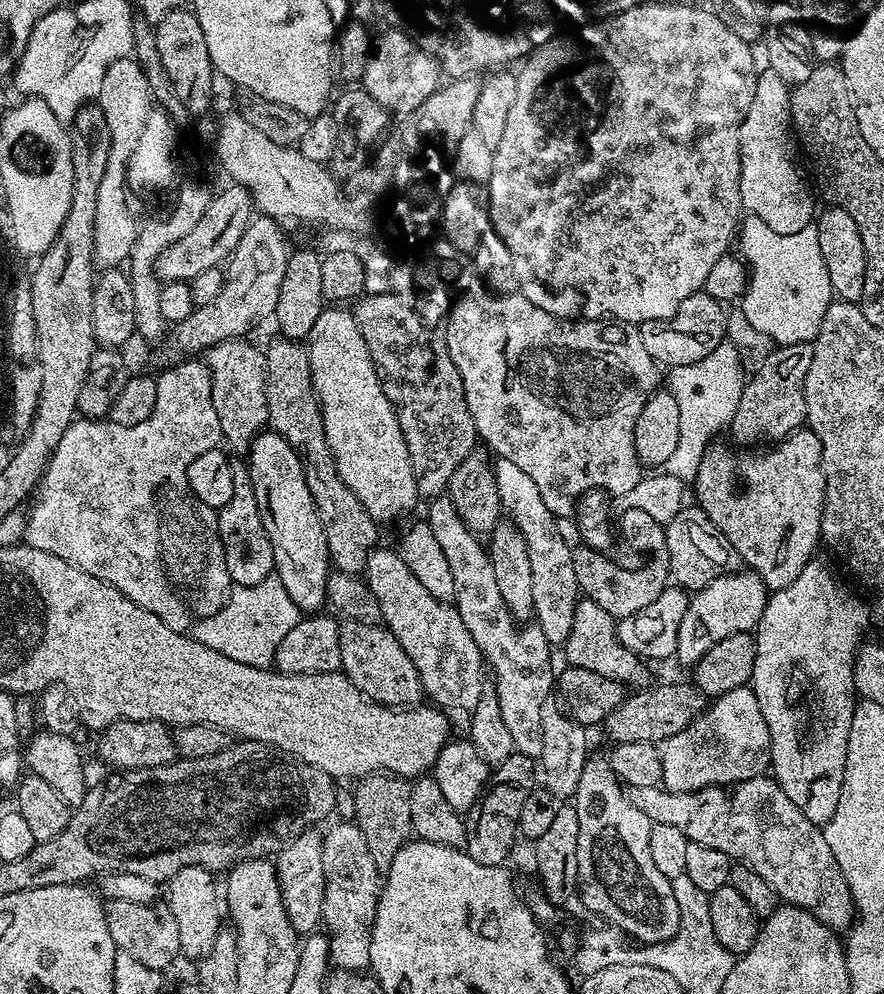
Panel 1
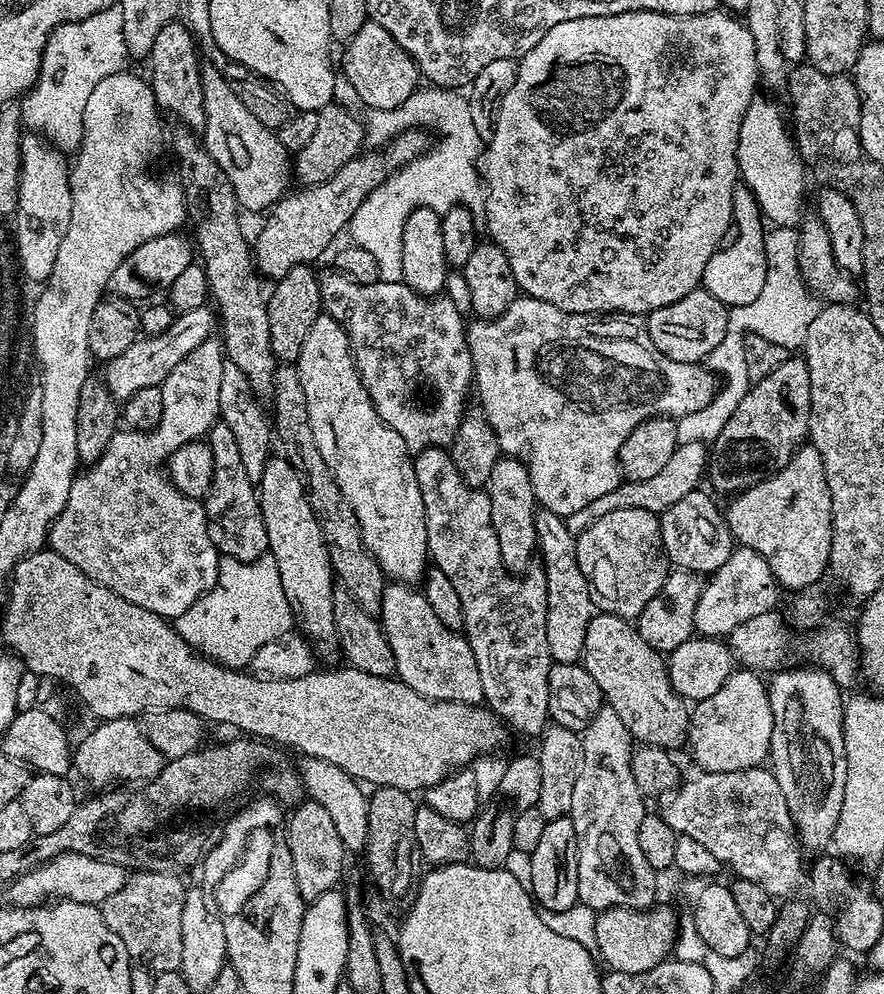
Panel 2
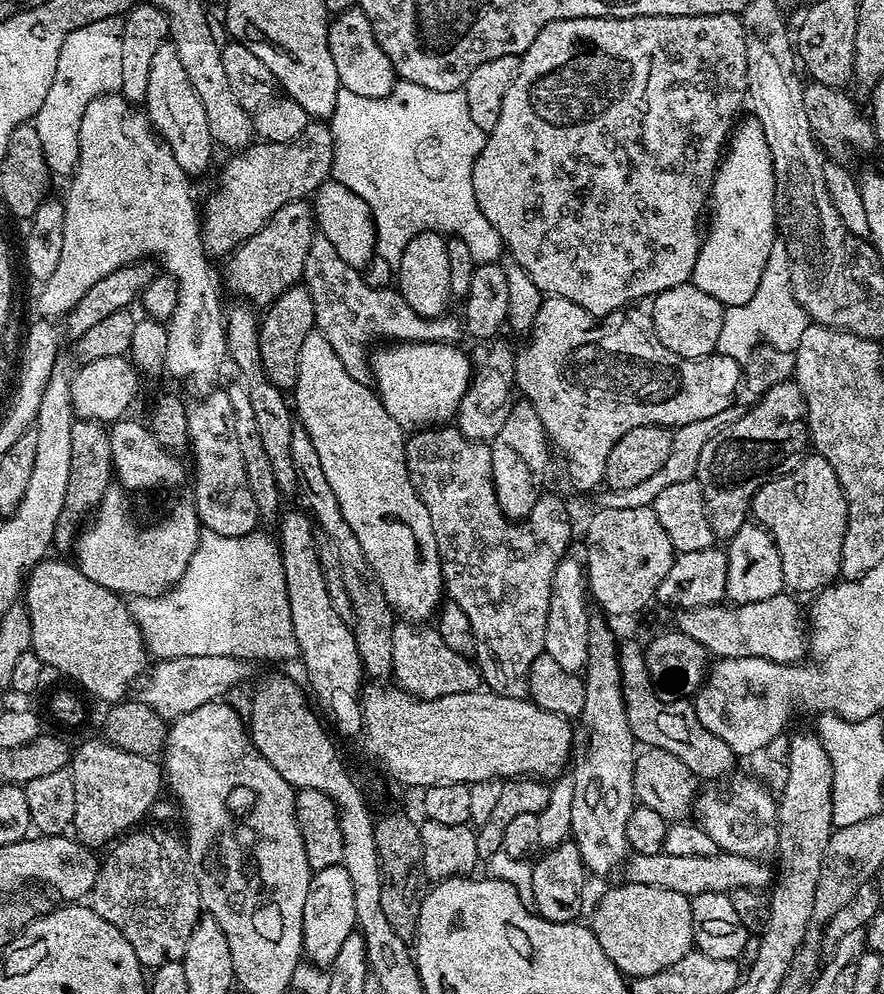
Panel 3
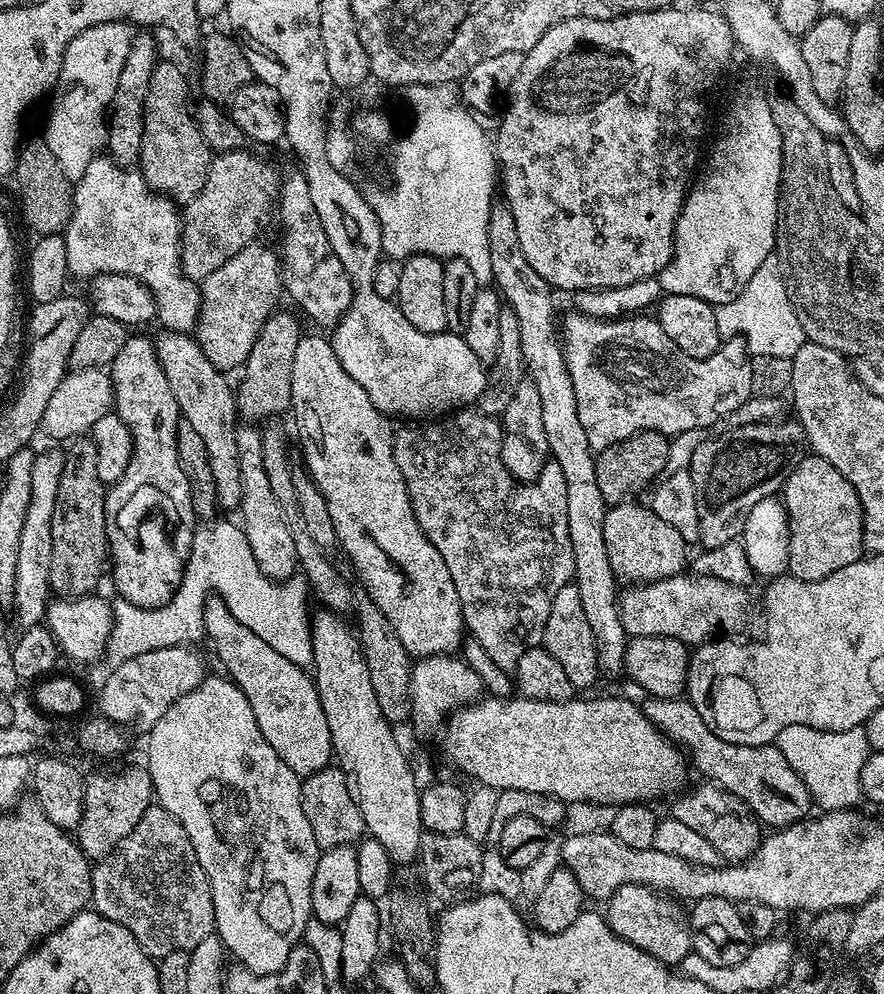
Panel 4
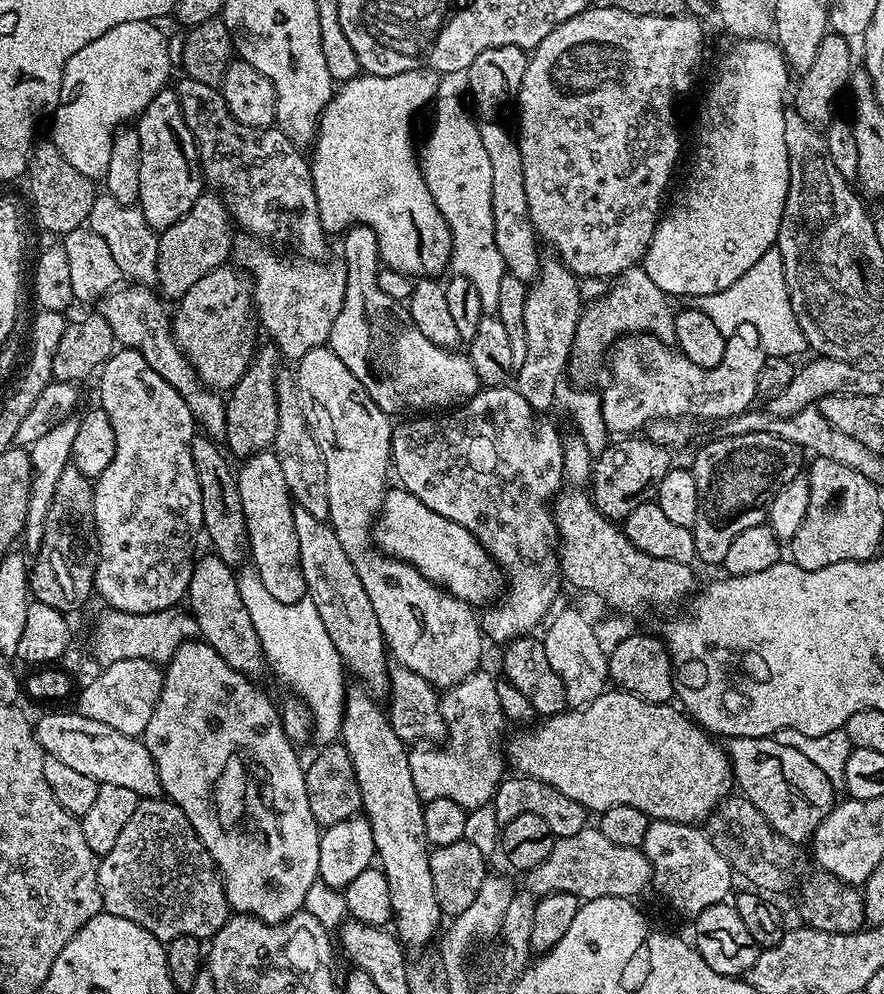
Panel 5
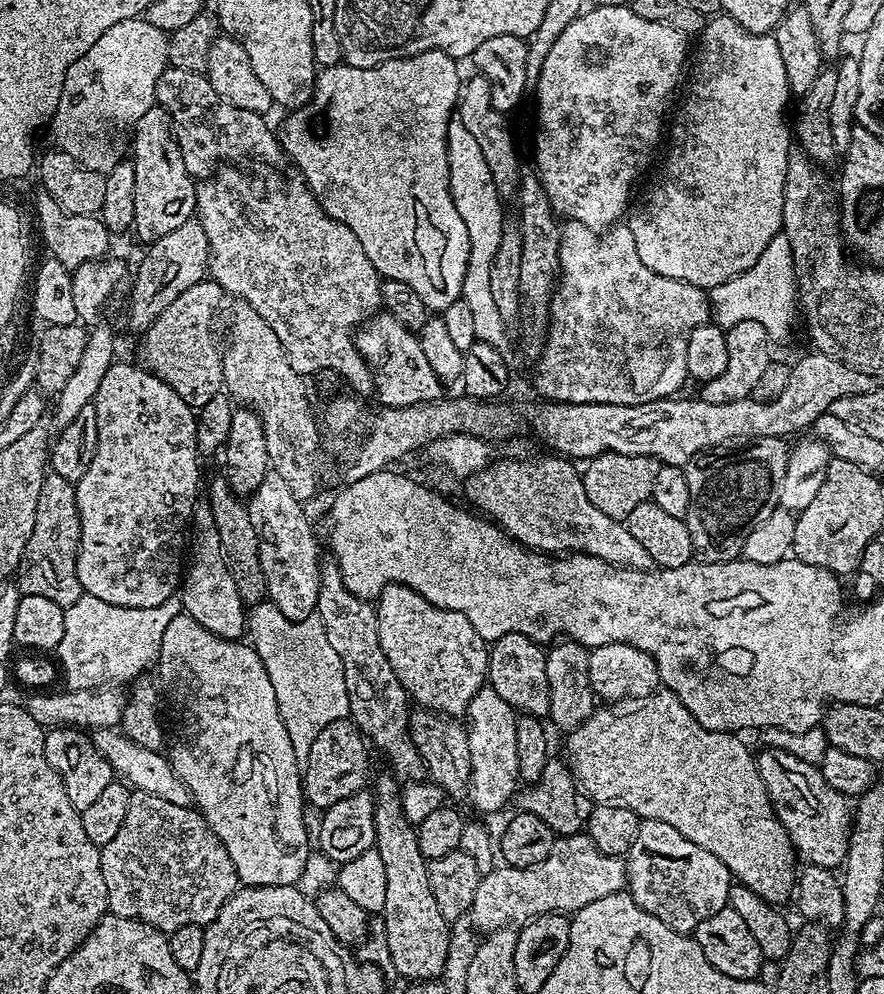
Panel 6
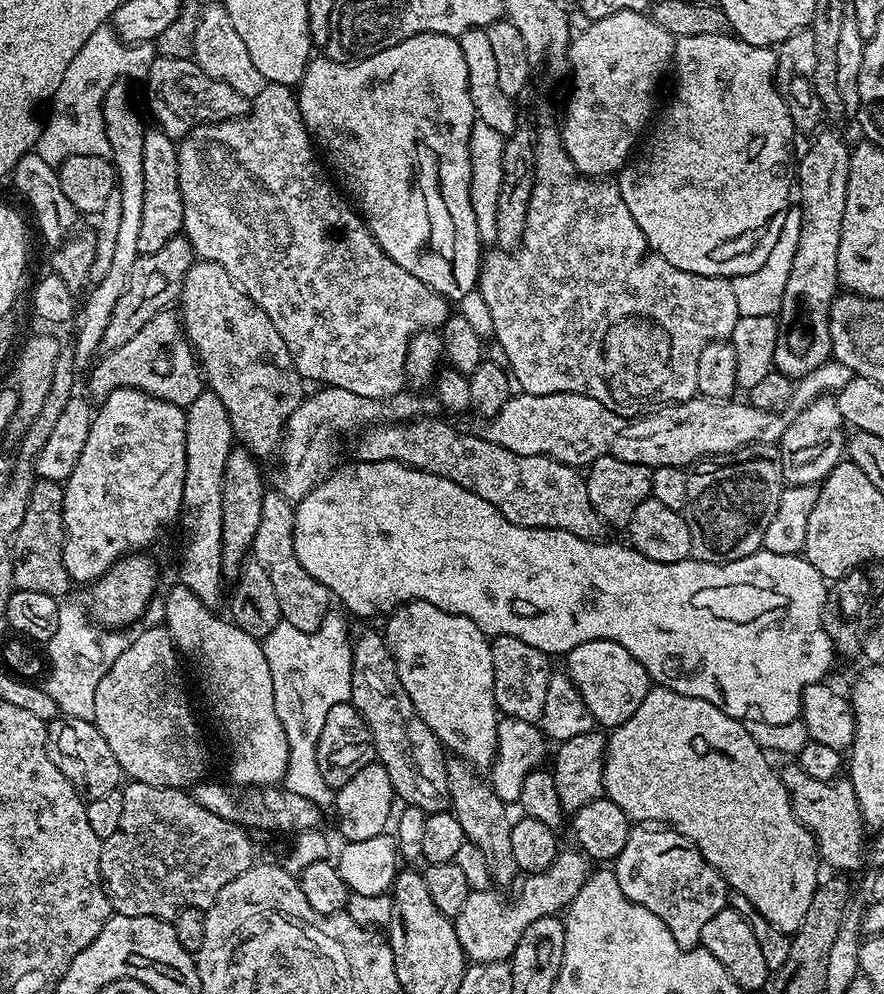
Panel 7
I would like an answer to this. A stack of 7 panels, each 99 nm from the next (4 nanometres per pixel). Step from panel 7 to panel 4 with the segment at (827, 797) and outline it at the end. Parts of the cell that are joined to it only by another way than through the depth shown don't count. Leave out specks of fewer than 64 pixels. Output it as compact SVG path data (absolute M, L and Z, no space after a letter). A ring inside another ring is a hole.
M648 698L642 707L650 723L660 732L668 735L669 740L677 748L686 753L691 767L701 772L705 781L718 784L730 794L738 797L746 804L757 821L762 825L769 824L769 829L779 830L798 824L809 815L808 787L806 782L786 762L786 758L775 743L762 746L742 746L734 742L726 742L702 722L702 714L694 710L687 702L669 702Z

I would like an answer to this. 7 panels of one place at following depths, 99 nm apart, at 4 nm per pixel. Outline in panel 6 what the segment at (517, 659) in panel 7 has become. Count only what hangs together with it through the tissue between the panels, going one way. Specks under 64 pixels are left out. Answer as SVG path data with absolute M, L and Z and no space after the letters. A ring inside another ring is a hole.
M506 634L491 641L488 650L487 683L516 713L547 717L550 710L550 682L546 678L546 652L526 634Z

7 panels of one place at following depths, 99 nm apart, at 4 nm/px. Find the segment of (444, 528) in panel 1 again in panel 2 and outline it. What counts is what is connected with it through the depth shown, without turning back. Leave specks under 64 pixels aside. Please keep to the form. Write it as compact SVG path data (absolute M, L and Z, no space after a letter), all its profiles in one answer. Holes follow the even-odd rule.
M427 448L421 452L415 453L414 463L416 465L416 477L418 478L418 490L422 490L422 502L424 503L424 521L426 522L426 534L428 535L428 554L431 563L442 570L442 574L446 574L446 578L450 578L450 582L454 582L454 586L458 590L458 598L462 598L462 614L464 620L464 635L474 651L474 658L478 665L478 672L481 675L483 701L485 705L512 729L526 736L539 737L544 728L547 727L549 721L549 670L554 663L550 654L550 646L546 637L546 574L543 567L532 566L528 568L523 575L513 575L504 568L502 556L499 554L498 535L494 532L494 526L491 525L490 516L490 498L487 491L472 488L456 473L456 467L452 464L449 453L443 448Z

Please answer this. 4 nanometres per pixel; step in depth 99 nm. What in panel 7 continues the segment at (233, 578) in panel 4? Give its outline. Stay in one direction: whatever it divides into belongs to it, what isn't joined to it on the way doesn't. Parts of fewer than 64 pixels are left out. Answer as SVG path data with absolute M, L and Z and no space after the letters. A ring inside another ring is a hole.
M332 610L318 630L307 632L281 622L262 643L266 662L270 662L270 678L274 678L274 706L288 743L288 769L283 787L302 794L302 798L314 802L321 810L331 809L334 792L318 770L316 743L330 706L349 703L352 698L352 640L348 636L348 624Z

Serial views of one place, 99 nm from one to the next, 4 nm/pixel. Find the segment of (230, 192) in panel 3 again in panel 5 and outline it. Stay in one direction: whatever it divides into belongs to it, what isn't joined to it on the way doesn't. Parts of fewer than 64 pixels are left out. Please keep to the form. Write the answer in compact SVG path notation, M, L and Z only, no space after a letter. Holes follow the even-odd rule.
M200 195L184 217L174 222L174 226L159 233L156 284L159 295L164 298L169 296L172 302L179 301L180 297L186 294L186 290L190 290L190 286L198 282L198 278L210 274L210 270L221 267L229 259L232 251L234 224L230 219L230 213L219 195L208 195Z

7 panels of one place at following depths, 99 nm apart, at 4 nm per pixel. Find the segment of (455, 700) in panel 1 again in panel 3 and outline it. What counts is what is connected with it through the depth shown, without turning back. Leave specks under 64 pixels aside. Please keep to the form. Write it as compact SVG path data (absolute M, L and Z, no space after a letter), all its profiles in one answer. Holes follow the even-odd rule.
M412 622L397 623L394 630L392 676L405 692L422 700L433 700L446 694L474 692L481 687L480 669L469 657L454 654L438 635L435 627L417 626Z

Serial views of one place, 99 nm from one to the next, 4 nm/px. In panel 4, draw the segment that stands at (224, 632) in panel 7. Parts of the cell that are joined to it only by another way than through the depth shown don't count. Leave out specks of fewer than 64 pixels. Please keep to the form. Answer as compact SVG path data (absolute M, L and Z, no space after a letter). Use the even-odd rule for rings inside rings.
M209 675L196 689L190 690L184 696L180 696L155 724L151 725L148 736L148 761L146 767L152 779L152 790L159 807L165 808L170 814L178 818L178 822L186 830L190 842L194 846L194 854L210 882L210 890L214 898L214 918L216 919L215 935L219 936L225 949L230 953L239 967L250 970L256 976L272 976L276 972L282 972L289 967L293 959L292 947L301 943L304 928L312 916L312 879L316 863L322 849L316 844L314 830L310 830L310 822L306 822L306 814L302 814L302 798L300 797L301 777L297 776L282 758L262 738L262 730L258 730L258 722L254 722L254 710L250 710L250 702L246 702L246 694L237 684L223 675Z

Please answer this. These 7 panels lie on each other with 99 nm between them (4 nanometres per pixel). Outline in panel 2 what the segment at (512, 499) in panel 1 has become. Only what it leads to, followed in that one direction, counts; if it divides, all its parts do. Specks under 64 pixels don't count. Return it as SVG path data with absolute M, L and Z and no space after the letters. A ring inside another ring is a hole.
M537 511L535 523L538 538L538 556L542 561L542 567L546 574L546 637L550 646L550 654L557 664L579 664L581 663L584 647L586 646L586 626L592 621L594 605L592 602L592 591L578 566L578 554L576 553L576 537L570 534L564 525L565 517L546 512Z

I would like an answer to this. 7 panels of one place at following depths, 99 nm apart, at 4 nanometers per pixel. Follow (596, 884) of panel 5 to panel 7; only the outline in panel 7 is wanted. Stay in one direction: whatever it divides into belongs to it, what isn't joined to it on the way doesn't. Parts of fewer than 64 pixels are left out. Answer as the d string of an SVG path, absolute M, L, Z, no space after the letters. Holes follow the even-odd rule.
M579 850L571 851L561 851L556 861L544 872L525 875L519 881L520 893L517 894L516 900L507 900L500 890L469 891L462 910L458 910L454 917L454 923L458 942L471 963L511 961L514 946L518 946L518 938L522 938L522 930L526 930L530 922L555 916L567 909L578 890L582 890L590 871L590 864L584 853Z

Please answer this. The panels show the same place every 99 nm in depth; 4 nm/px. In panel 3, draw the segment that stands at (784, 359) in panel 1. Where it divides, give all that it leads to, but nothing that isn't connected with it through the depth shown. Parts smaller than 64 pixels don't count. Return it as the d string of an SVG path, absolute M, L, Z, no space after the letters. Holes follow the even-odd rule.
M795 379L770 386L770 390L766 390L753 404L756 405L745 410L738 422L730 422L730 426L718 430L702 448L698 459L694 478L702 486L710 524L717 537L731 538L741 526L749 523L756 491L766 482L776 480L797 468L810 448L808 411L802 390L796 385Z

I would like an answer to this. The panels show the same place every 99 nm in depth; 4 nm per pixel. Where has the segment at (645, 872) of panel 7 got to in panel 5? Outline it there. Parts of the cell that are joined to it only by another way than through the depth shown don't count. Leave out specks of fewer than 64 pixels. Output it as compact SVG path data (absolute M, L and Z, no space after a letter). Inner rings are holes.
M669 820L649 823L642 845L645 858L652 863L651 887L680 916L695 918L715 904L723 904L733 891L734 873L728 860L699 827Z

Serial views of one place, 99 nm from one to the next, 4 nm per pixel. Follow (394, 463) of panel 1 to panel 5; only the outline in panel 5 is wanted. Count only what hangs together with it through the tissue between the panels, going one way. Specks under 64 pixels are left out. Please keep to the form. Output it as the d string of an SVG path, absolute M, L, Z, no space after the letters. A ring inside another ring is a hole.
M327 346L302 354L302 358L295 361L294 375L302 414L306 418L308 429L312 431L312 437L318 442L318 450L326 466L327 522L336 532L342 548L353 563L366 595L374 606L374 614L378 614L378 626L382 626L384 643L391 659L414 670L414 674L430 682L437 690L452 688L481 667L480 655L484 652L486 640L481 633L477 613L439 584L432 584L418 569L381 554L375 547L367 548L364 545L373 543L374 517L377 515L380 501L384 499L384 483L387 482L388 476L390 480L394 424L393 421L388 421L391 420L389 413L384 412L372 401L362 382L358 382L358 378L354 378L350 370L346 370L346 362L342 362L342 358L338 358L338 354L334 354Z

